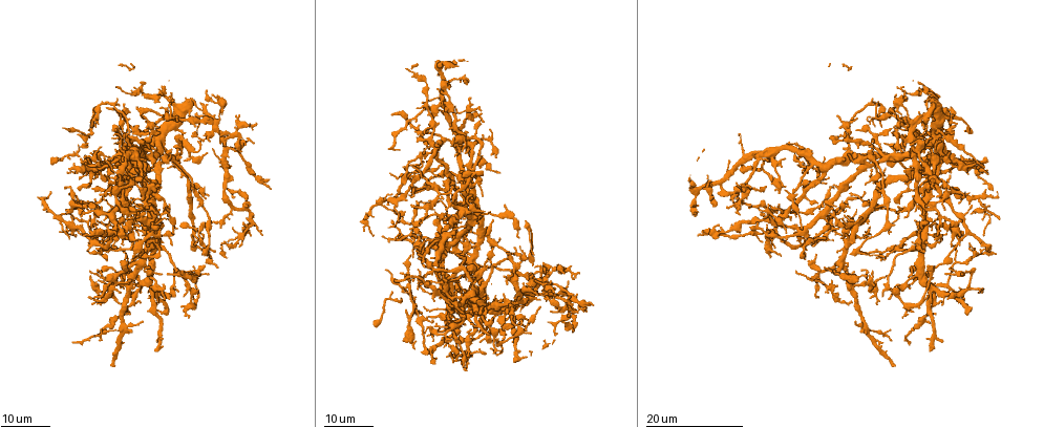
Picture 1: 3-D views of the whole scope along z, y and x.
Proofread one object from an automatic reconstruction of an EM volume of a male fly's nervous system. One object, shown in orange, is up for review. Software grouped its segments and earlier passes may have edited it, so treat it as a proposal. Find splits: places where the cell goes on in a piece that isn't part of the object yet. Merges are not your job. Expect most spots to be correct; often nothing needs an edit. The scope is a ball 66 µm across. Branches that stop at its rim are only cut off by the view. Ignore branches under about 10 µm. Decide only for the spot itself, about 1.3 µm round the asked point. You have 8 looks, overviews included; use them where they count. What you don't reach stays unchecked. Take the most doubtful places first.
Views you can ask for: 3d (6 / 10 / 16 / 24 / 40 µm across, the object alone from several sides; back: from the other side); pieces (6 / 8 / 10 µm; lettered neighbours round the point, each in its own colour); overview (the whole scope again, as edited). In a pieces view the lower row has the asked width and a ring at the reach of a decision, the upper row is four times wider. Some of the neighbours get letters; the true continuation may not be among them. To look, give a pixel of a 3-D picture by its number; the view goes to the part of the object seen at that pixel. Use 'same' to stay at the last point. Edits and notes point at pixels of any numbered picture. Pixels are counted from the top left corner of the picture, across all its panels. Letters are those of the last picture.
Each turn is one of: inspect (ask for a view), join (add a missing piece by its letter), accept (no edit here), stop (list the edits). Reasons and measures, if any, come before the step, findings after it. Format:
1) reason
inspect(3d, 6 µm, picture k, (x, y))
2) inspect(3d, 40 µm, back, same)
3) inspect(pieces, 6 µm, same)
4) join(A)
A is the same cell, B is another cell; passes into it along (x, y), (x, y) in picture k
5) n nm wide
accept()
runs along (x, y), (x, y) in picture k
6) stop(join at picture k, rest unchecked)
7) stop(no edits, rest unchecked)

thin end
inspect(3d, 16 µm, picture 1, (373, 234))

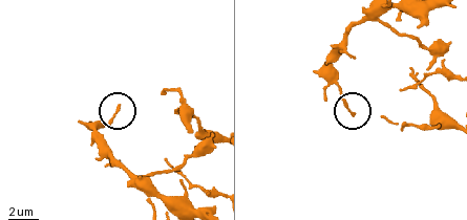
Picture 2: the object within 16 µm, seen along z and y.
see the neighbours
inspect(pieces, 6 µm, picture 2, (354, 116))

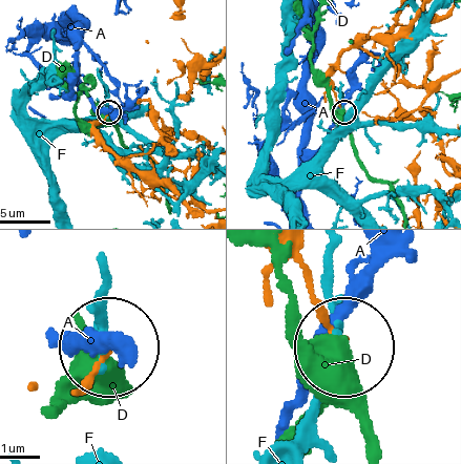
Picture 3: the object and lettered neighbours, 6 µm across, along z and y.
accept()
A, D and F are other cells; no lettered piece goes on from it

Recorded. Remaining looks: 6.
free end
inspect(3d, 16 µm, picture 1, (452, 187))

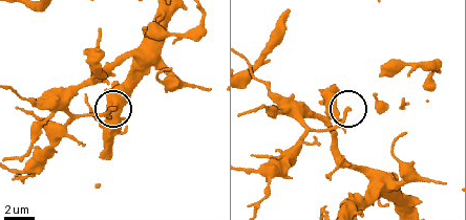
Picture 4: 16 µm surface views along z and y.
inspect(pieces, 6 µm, picture 4, (113, 108))

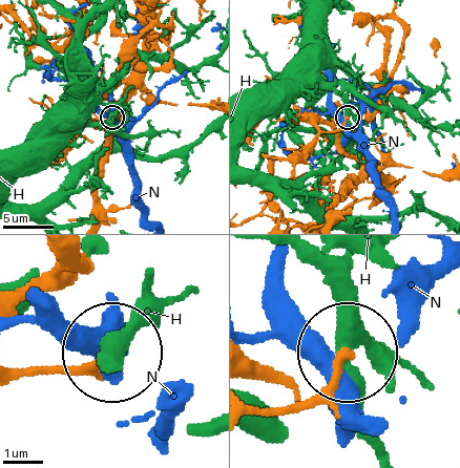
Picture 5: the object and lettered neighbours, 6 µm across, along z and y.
200 nm wide
accept()
H and N are other cells; runs along (254, 405), (305, 401), (341, 358) in picture 5; none of them fits

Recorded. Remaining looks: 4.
free end
inspect(3d, 24 µm, picture 1, (791, 218))

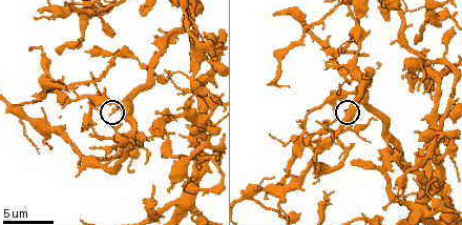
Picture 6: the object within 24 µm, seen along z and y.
inspect(pieces, 8 µm, picture 6, (110, 115))

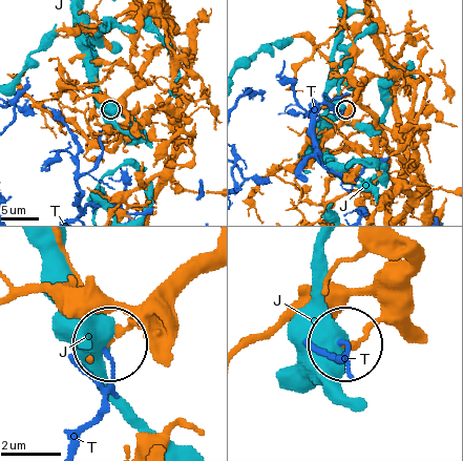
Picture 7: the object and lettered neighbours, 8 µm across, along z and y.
accept()
J and T are other cells; runs along (205, 257), (109, 343) in picture 7; none of them fits

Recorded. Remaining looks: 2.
thin end
inspect(3d, 16 µm, picture 1, (121, 242))

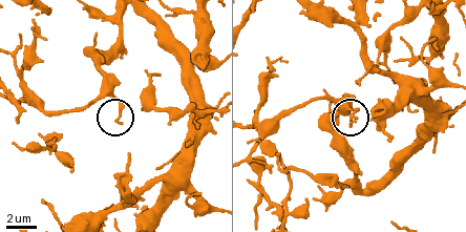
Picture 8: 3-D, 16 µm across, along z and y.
inspect(pieces, 8 µm, picture 8, (115, 120))

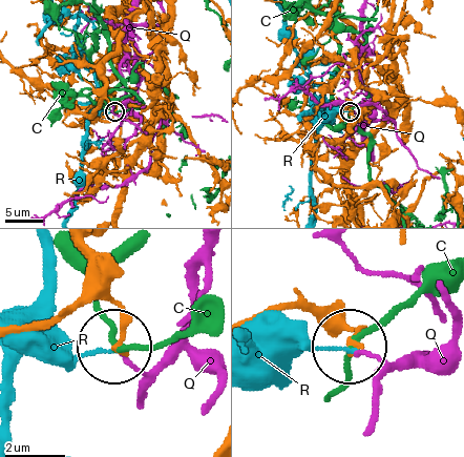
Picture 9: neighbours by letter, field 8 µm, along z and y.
accept()
C, Q and R are other cells; runs along (79, 248), (120, 308), (114, 346) in picture 9; none of them fits

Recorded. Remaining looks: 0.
stop(no edits, rest unchecked)

